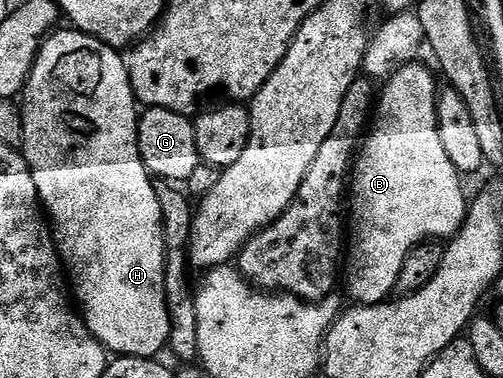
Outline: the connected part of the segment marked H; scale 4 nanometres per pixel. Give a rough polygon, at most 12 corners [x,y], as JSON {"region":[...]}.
{"region":[[58,29],[19,147],[106,351],[169,345],[126,59]]}

